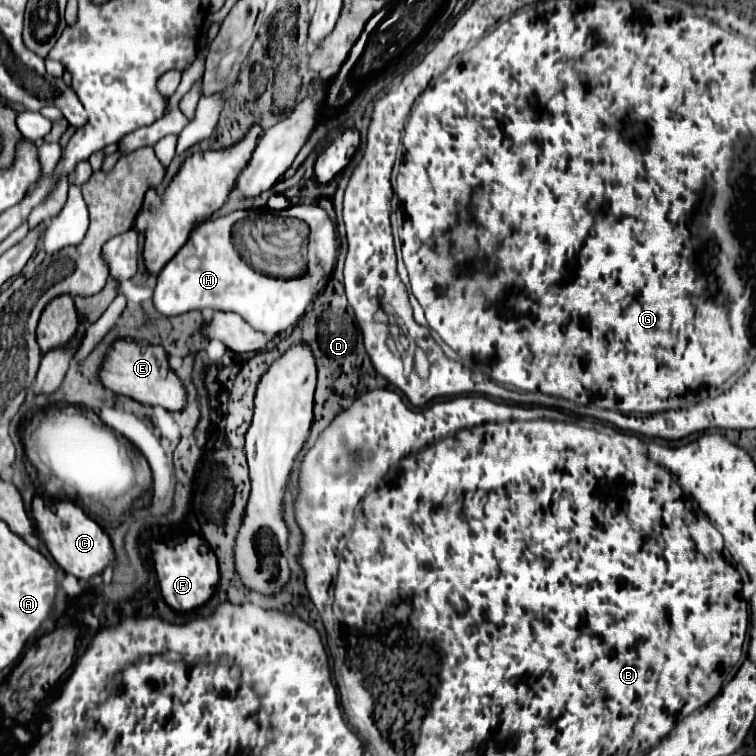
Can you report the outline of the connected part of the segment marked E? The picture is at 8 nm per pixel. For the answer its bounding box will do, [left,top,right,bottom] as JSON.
[99,338,185,412]

